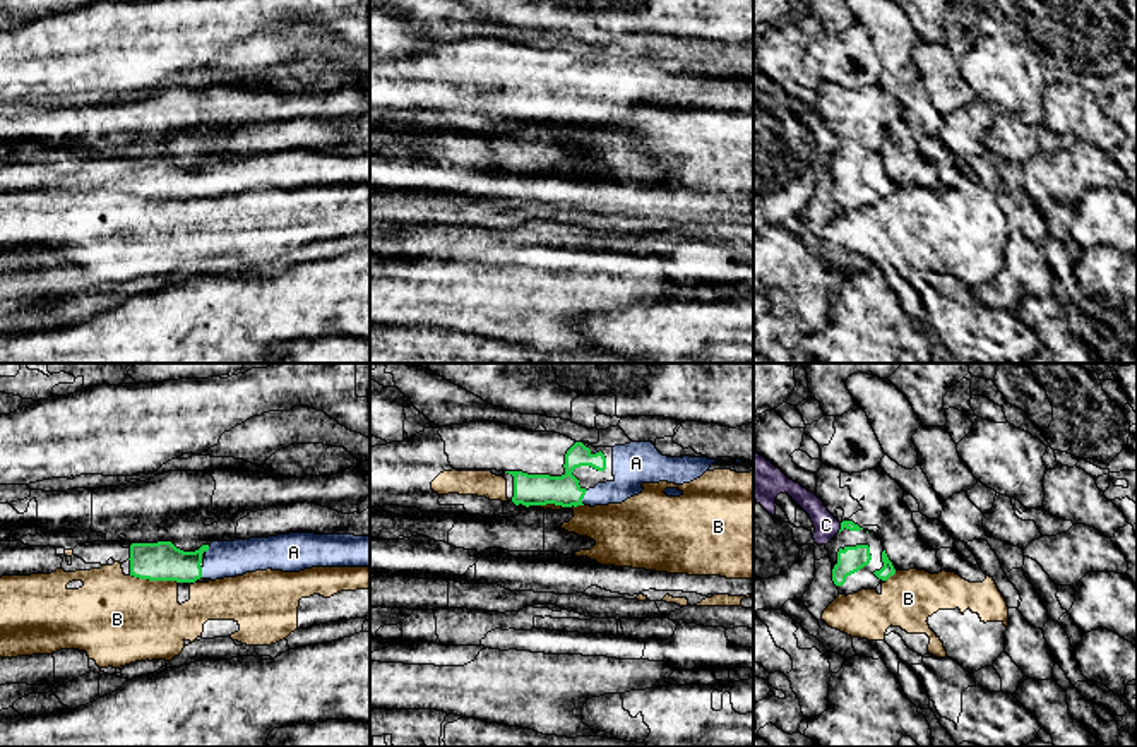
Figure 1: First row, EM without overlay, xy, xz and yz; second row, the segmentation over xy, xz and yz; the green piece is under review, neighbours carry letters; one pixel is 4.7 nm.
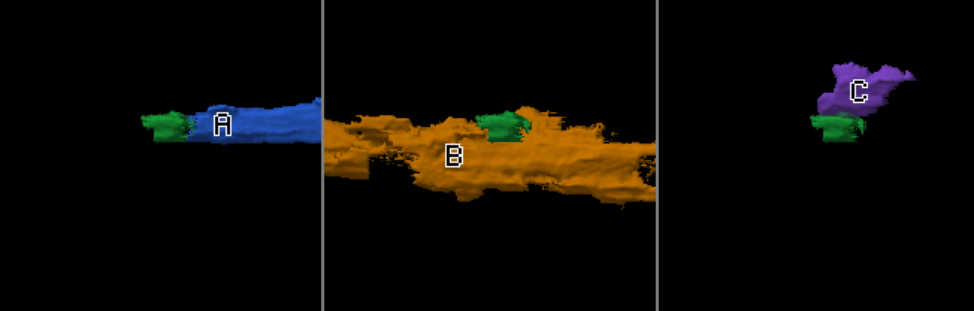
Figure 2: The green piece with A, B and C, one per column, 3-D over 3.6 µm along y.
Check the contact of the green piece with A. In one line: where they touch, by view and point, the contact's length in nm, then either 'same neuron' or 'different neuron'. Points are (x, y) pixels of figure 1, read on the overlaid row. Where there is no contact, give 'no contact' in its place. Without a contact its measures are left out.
xz (583, 497) | 80 nm | same neuron

